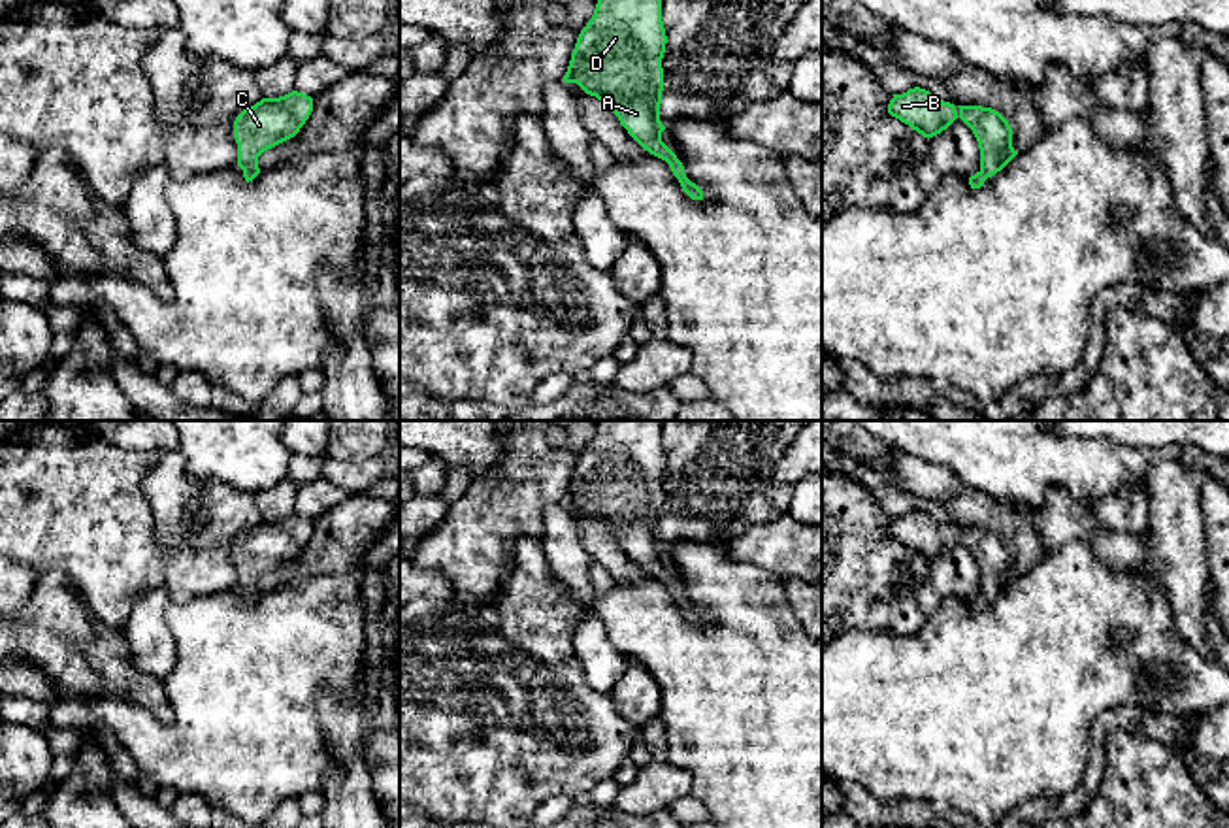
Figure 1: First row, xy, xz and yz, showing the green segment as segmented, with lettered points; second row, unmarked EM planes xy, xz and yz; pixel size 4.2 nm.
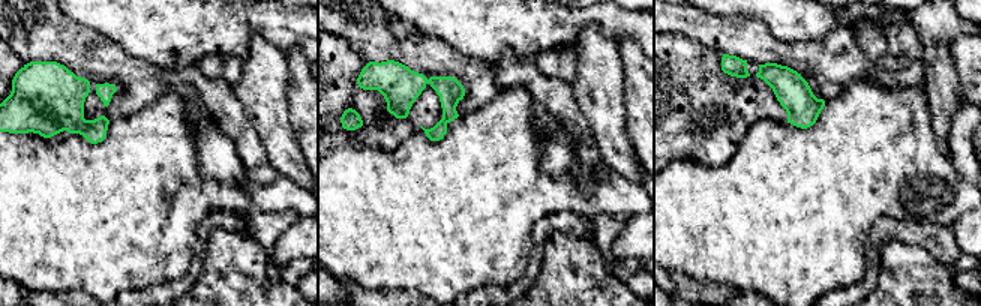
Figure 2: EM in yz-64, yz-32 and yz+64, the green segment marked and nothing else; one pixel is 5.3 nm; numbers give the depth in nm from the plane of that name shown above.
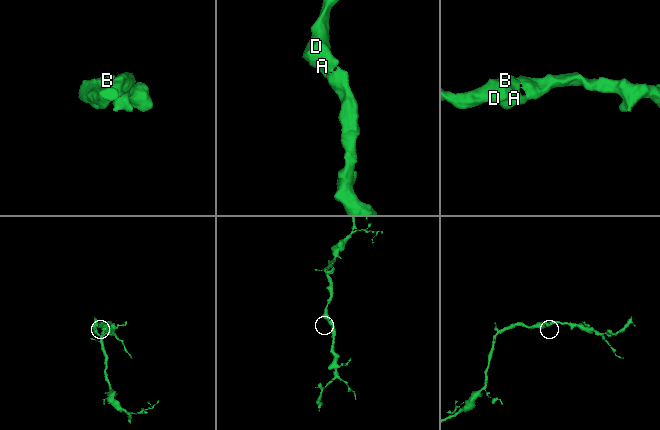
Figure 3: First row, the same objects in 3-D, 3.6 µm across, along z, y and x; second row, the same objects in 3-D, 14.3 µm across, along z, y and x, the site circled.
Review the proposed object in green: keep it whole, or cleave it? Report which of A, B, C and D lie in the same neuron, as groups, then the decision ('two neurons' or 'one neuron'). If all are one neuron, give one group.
A B C D | one neuron

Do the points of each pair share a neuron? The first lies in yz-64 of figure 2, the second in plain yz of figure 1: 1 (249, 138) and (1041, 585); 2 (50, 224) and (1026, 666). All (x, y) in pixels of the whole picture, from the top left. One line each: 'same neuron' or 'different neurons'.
1: different neurons
2: same neuron

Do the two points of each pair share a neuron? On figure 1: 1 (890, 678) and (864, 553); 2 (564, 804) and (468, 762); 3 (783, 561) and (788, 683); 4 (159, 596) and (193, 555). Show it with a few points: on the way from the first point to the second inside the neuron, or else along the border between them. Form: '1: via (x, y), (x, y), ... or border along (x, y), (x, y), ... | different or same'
1: border along (922, 625), (907, 634), (841, 629) | different
2: border along (572, 796), (551, 796), (536, 808) | different
3: border along (741, 561), (762, 566), (785, 579) | different
4: border along (163, 587), (170, 600) | different

